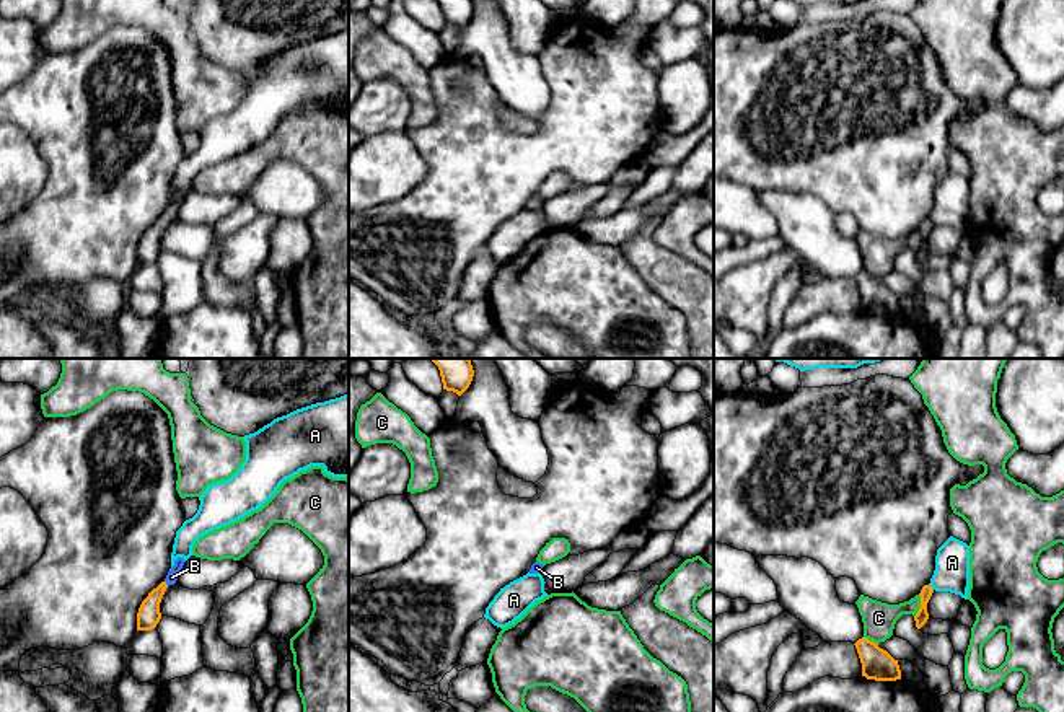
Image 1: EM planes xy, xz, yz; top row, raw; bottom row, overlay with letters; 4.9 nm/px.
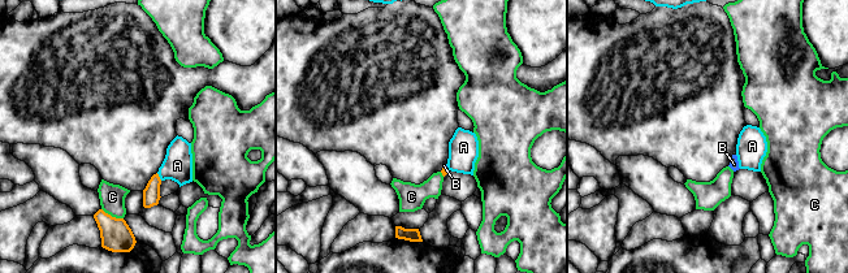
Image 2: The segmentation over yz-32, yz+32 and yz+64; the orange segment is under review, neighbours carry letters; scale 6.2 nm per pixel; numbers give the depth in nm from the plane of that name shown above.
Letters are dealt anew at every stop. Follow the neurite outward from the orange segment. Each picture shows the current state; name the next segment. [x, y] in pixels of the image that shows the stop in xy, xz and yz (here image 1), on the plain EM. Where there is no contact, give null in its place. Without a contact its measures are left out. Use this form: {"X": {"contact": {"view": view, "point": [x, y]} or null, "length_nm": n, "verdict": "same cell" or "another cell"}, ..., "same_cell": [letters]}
{"A": {"contact": {"view": "yz", "point": [931, 222]}, "length_nm": 40, "verdict": "another cell"}, "B": {"contact": {"view": "xy", "point": [165, 219]}, "length_nm": 40, "verdict": "same cell"}, "C": {"contact": {"view": "yz", "point": [921, 240]}, "length_nm": 120, "verdict": "another cell"}, "same_cell": ["B"]}

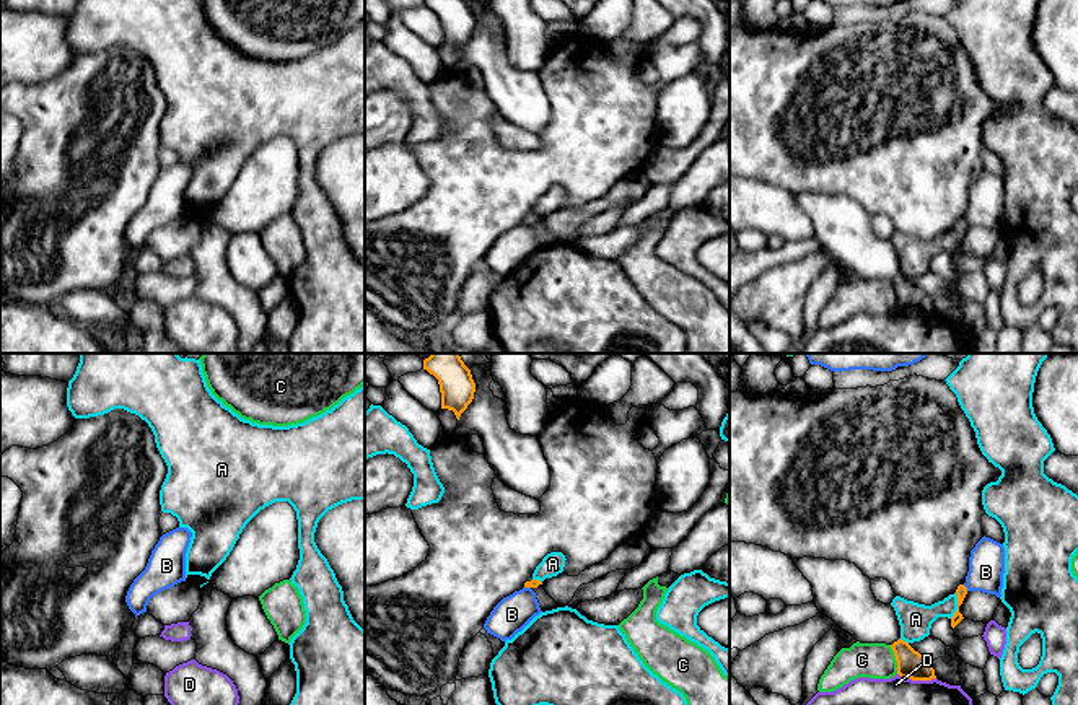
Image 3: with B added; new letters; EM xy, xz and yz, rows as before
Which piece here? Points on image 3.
{"A": {"contact": {"view": "yz", "point": [958, 241]}, "length_nm": 130, "verdict": "another cell"}, "B": {"contact": {"view": "yz", "point": [966, 223]}, "length_nm": 40, "verdict": "another cell"}, "C": {"contact": {"view": "yz", "point": [896, 295]}, "length_nm": 150, "verdict": "another cell"}, "D": {"contact": {"view": "yz", "point": [917, 315]}, "length_nm": 190, "verdict": "another cell"}, "same_cell": []}

